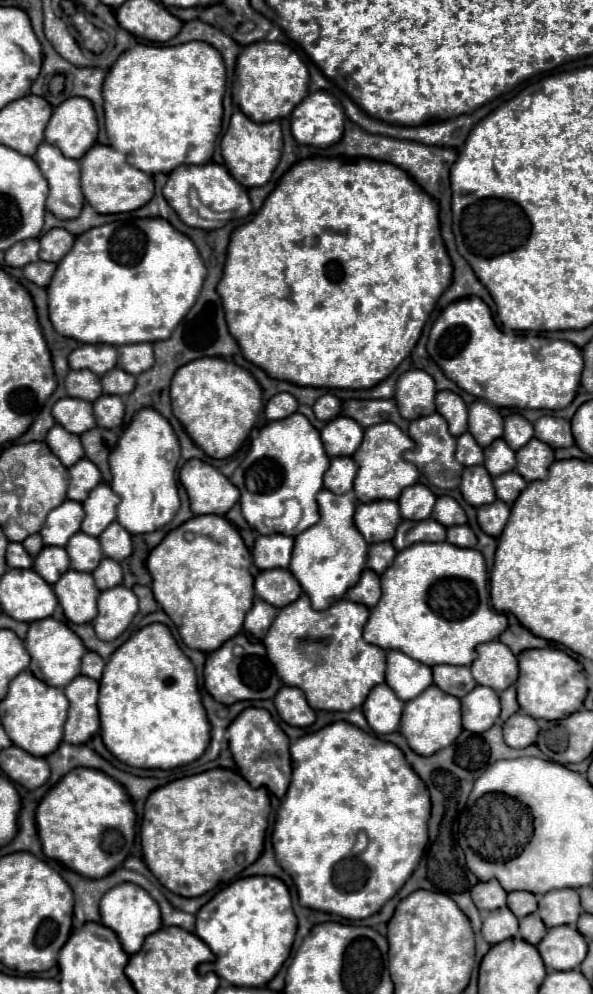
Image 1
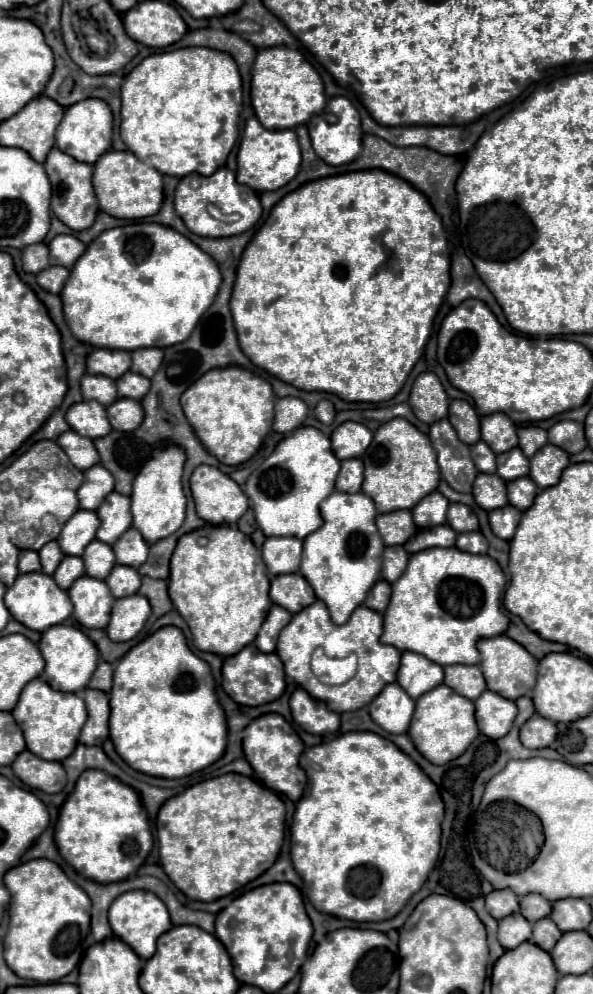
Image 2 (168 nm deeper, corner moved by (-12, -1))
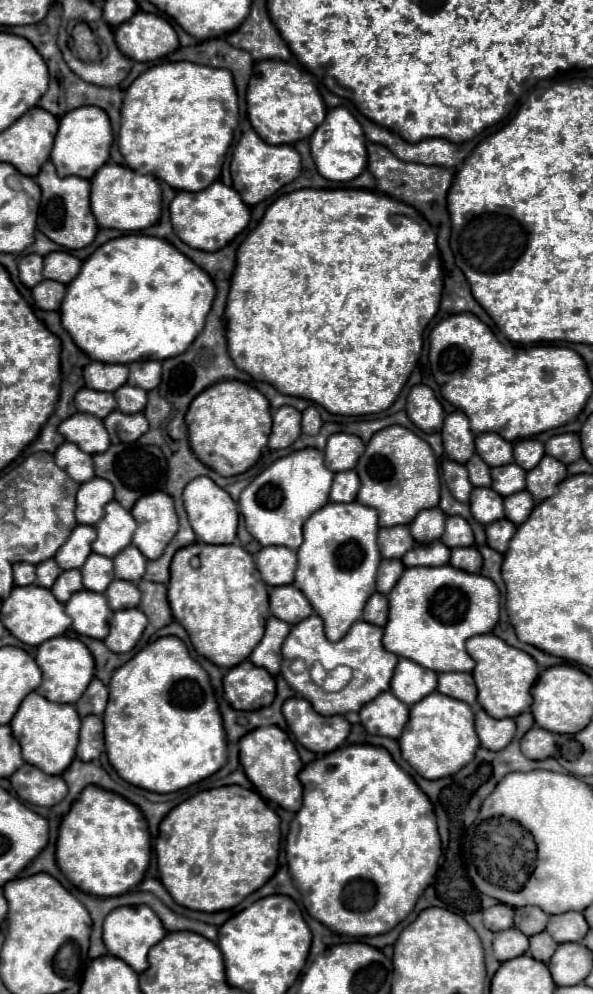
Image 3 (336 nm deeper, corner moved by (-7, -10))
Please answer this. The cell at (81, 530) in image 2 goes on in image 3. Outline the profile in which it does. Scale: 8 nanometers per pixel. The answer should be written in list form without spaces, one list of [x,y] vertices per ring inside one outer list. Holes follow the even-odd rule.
[[[77,525],[69,539],[59,547],[55,561],[61,569],[81,569],[85,559],[91,555],[91,543],[95,541],[95,529],[89,525]]]

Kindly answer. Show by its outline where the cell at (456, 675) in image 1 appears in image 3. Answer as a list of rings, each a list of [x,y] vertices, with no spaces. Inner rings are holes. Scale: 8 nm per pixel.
[[[439,673],[439,693],[475,705],[477,689],[471,673]]]

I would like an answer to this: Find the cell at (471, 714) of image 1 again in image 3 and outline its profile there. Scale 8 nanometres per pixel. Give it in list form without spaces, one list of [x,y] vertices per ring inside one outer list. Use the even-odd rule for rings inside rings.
[[[483,709],[475,715],[475,729],[481,739],[481,747],[489,751],[505,749],[513,735],[515,735],[515,721],[513,719],[493,719]]]

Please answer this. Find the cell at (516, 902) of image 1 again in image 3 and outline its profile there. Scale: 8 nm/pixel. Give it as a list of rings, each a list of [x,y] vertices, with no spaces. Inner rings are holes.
[[[521,907],[515,911],[515,927],[523,931],[527,937],[541,933],[549,921],[549,915],[539,907]]]

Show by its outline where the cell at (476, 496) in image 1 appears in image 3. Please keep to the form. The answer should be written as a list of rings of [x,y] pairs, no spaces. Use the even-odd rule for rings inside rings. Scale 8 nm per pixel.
[[[489,487],[473,489],[471,493],[471,513],[481,525],[489,525],[491,521],[499,521],[503,515],[503,497]]]

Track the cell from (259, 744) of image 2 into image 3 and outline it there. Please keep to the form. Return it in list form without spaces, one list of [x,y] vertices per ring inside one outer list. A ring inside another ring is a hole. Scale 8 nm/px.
[[[259,727],[251,733],[247,733],[239,741],[239,759],[241,767],[247,775],[247,779],[255,785],[255,789],[261,793],[263,799],[277,803],[279,807],[287,811],[297,811],[301,807],[301,783],[297,779],[299,771],[303,769],[303,763],[299,755],[295,753],[295,747],[285,731],[279,727]]]

